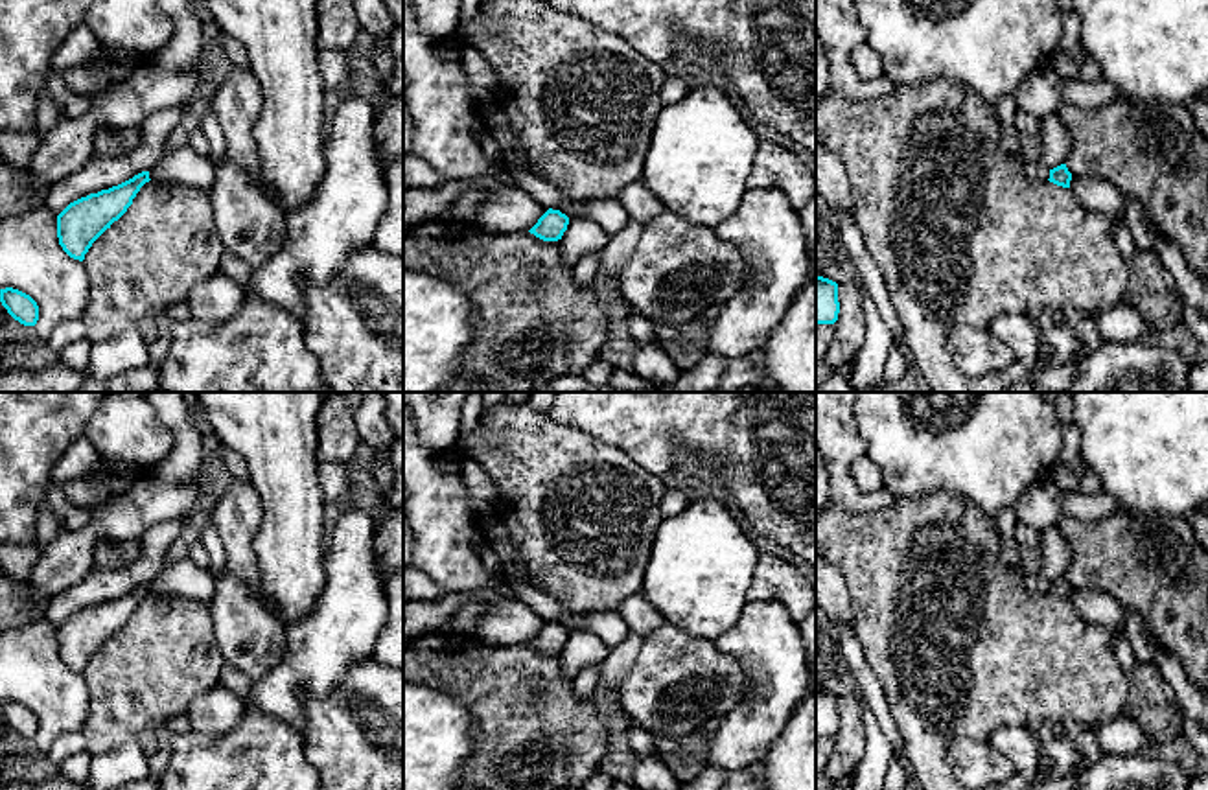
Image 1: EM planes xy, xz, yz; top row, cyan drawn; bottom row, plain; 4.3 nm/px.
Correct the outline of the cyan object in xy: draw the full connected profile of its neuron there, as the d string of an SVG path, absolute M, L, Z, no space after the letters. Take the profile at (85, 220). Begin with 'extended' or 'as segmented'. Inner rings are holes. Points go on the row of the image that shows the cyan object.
as segmented | M142 171L118 186L70 203L57 215L57 238L63 250L83 261L92 243L127 212L140 188L149 180L149 171Z

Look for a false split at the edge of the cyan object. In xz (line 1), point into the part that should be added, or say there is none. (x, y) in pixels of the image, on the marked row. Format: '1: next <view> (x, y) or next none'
1: next none

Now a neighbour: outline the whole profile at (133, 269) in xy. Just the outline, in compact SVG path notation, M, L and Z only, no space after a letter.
M177 180L145 182L127 212L85 254L90 278L83 311L87 339L94 344L136 328L158 306L180 304L192 289L219 271L225 245L215 230L210 195Z

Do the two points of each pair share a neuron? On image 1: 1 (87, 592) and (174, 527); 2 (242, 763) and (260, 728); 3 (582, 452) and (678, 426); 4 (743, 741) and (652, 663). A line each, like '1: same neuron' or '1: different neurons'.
1: same neuron
2: same neuron
3: different neurons
4: different neurons

